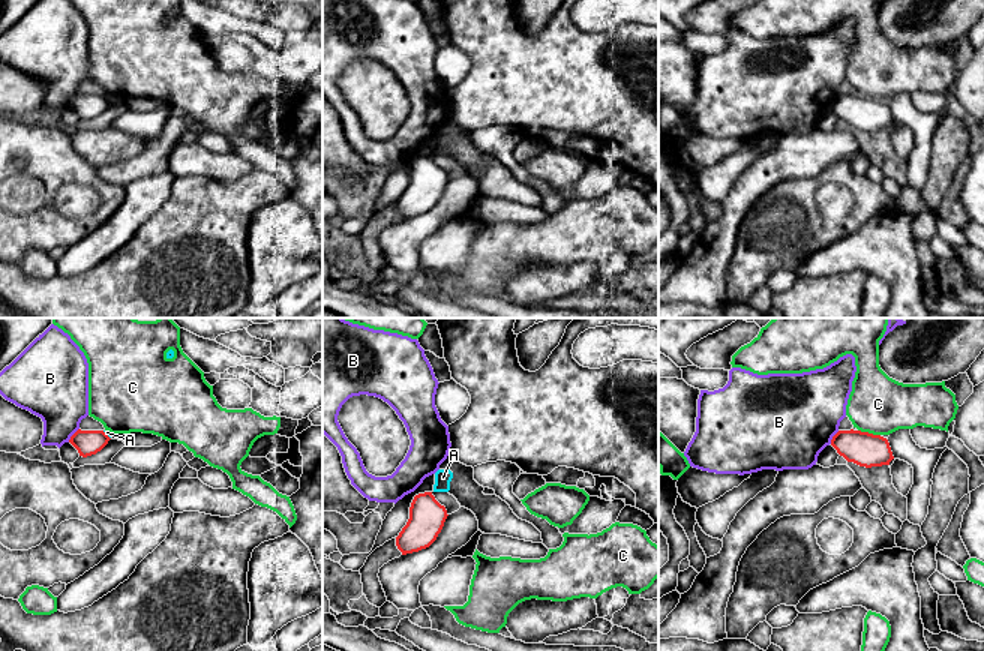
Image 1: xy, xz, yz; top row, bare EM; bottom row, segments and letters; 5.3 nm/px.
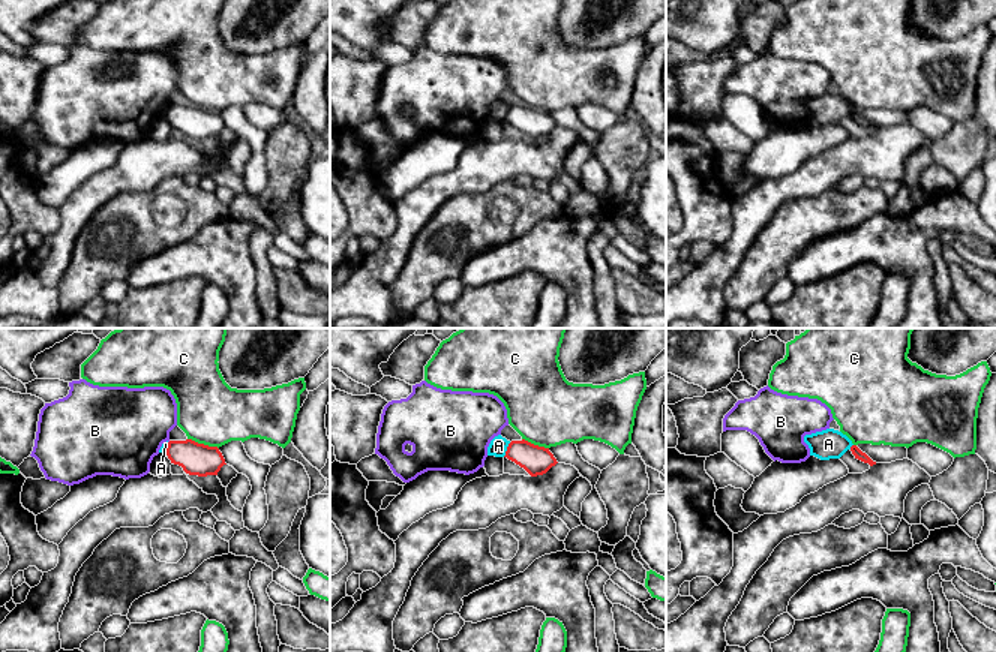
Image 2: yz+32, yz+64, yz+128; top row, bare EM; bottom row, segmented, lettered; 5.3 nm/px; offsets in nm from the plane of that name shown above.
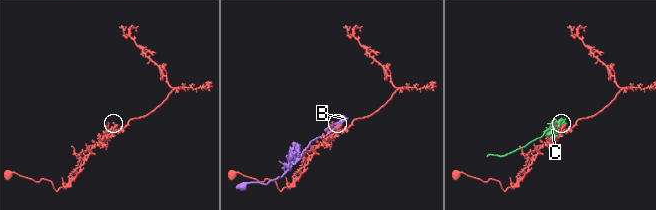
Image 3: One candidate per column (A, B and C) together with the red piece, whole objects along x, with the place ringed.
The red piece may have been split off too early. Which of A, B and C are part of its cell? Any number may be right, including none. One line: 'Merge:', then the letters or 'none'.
Merge: none

